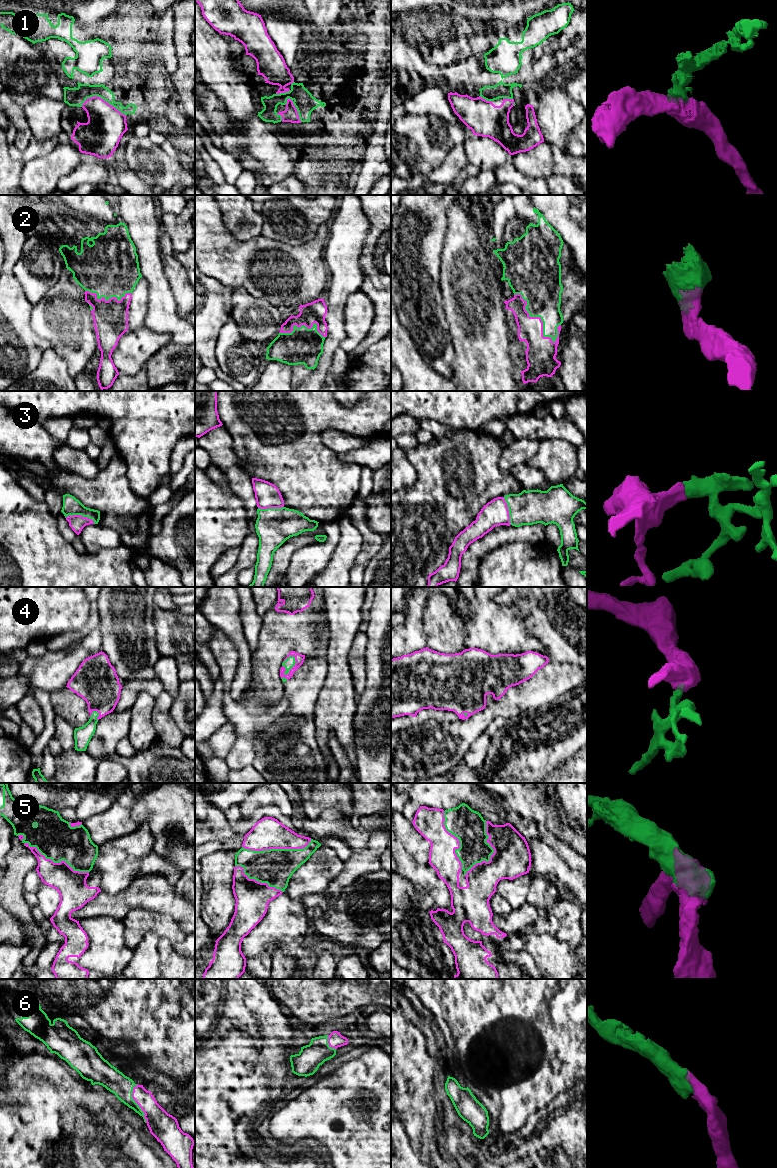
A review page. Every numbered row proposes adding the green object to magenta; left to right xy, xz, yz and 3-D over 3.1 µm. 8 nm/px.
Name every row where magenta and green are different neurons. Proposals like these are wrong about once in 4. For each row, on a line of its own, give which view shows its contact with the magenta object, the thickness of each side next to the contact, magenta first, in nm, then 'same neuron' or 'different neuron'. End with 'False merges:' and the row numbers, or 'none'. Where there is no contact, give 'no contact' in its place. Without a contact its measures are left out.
1: meets magenta in xy; 300 nm thick on the magenta side, 140 nm on the other; different neuron
2: meets magenta in yz; 200 nm thick on the magenta side, 320 nm on the other; same neuron
3: meets magenta in xy; 130 nm thick on the magenta side, 140 nm on the other; same neuron
4: meets magenta in xz; 80 nm thick on the magenta side, 90 nm on the other; same neuron
5: meets magenta in xz; 260 nm thick on the magenta side, 300 nm on the other; same neuron
6: meets magenta in xy; 200 nm thick on the magenta side, 180 nm on the other; same neuron
False merges: 1

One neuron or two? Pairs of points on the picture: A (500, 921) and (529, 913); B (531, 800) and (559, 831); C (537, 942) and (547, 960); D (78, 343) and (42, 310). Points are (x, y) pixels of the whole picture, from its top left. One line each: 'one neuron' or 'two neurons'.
A: one neuron
B: one neuron
C: one neuron
D: one neuron

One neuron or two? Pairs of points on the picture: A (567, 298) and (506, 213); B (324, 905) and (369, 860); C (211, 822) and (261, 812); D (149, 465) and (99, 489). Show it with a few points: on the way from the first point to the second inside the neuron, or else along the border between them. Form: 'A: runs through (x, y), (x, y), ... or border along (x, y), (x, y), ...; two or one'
A: runs through (546, 277), (538, 269), (532, 251), (519, 234); one
B: runs through (332, 893), (357, 867); one
C: border along (228, 823), (214, 829), (209, 829), (205, 826); two
D: border along (118, 454), (126, 466), (126, 477), (132, 491); two

